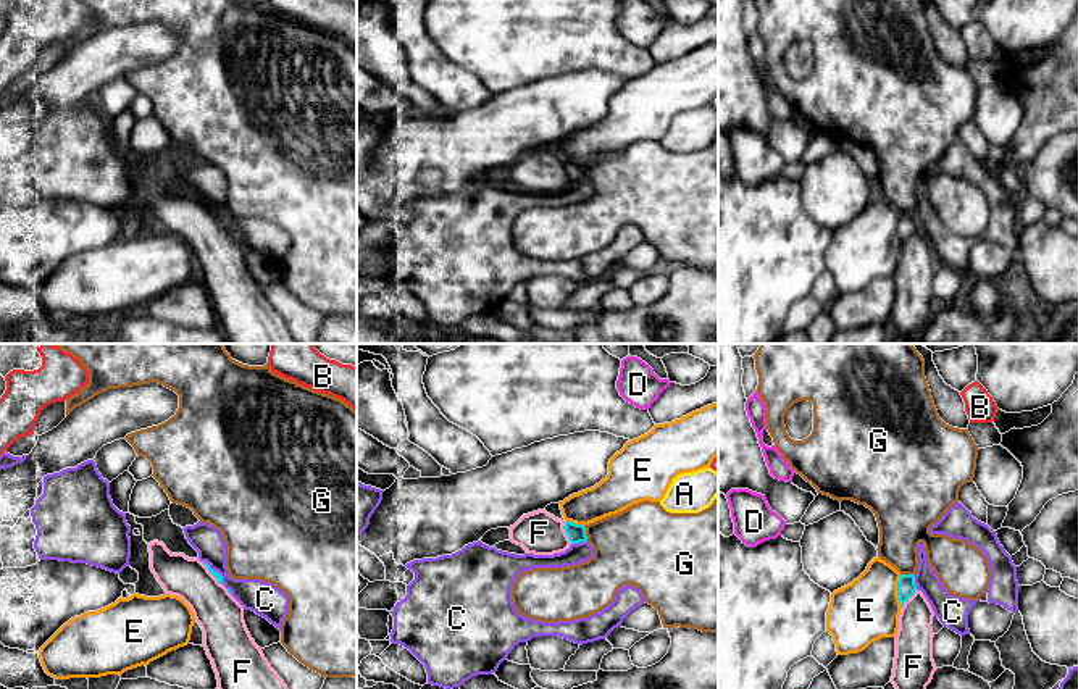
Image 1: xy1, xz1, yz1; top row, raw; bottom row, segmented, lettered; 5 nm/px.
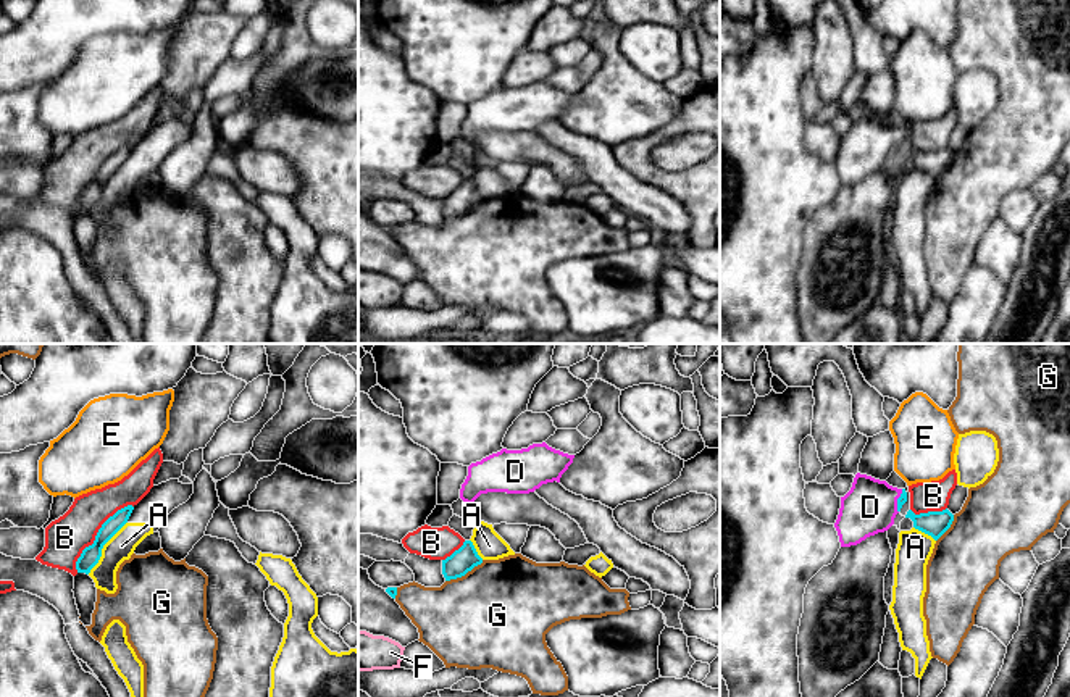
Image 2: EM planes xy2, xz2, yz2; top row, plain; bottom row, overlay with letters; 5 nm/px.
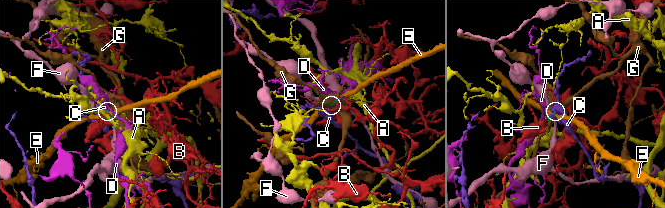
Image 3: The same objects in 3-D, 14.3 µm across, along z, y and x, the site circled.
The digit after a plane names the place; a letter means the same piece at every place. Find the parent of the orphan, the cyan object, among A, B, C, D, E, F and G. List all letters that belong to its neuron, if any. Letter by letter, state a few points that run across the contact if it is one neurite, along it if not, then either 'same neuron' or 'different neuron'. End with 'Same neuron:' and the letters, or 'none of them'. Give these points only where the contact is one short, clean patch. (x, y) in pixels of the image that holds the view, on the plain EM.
A: line xy2 (126, 160), (104, 184), (99, 200), (87, 212); different neuron
B: different neuron
C: line xz1 (586, 178), (572, 183); different neuron
D: line yz2 (902, 137), (898, 139), (877, 141), (870, 146); same neuron
E: different neuron
F: line xz1 (564, 160), (564, 170), (572, 181); different neuron
G: different neuron
Same neuron: D

